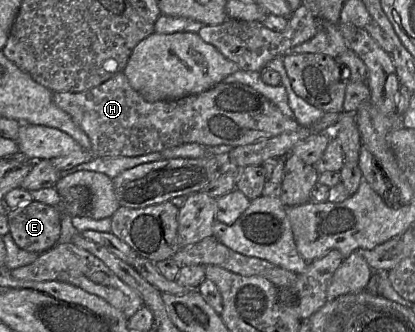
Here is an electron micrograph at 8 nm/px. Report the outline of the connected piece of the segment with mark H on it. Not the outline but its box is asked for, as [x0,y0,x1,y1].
[53,72,301,158]

